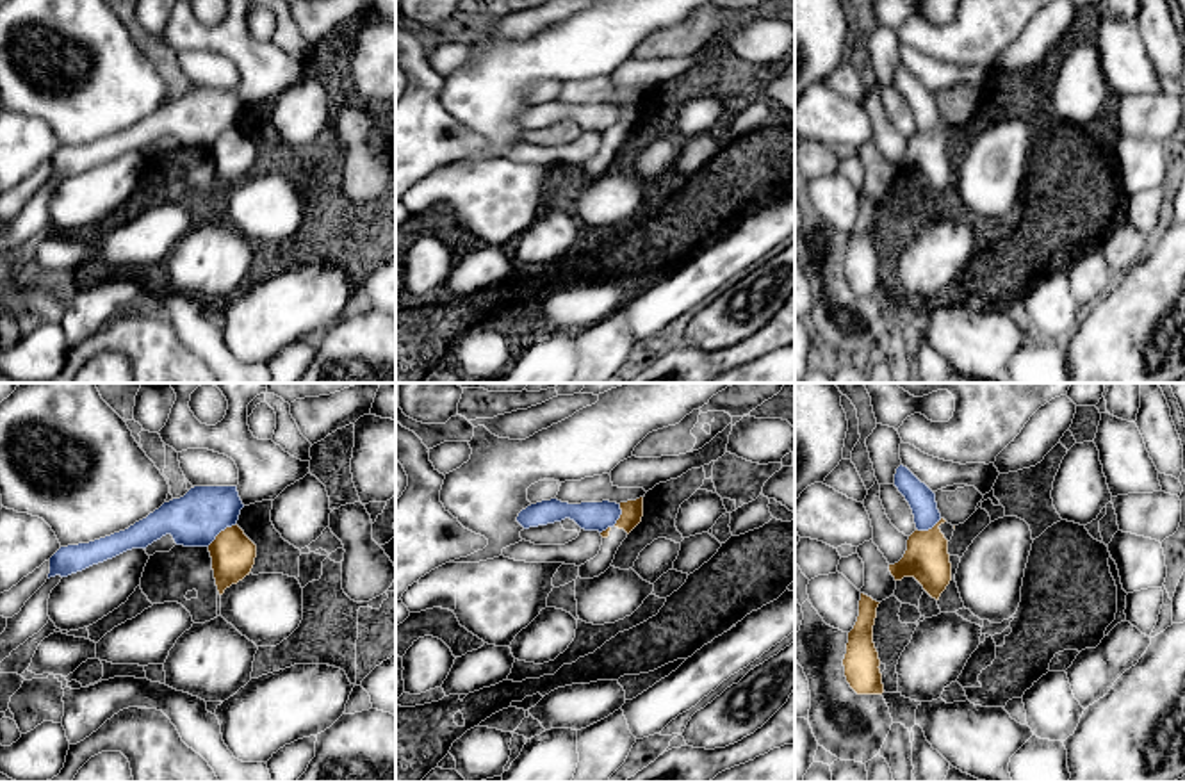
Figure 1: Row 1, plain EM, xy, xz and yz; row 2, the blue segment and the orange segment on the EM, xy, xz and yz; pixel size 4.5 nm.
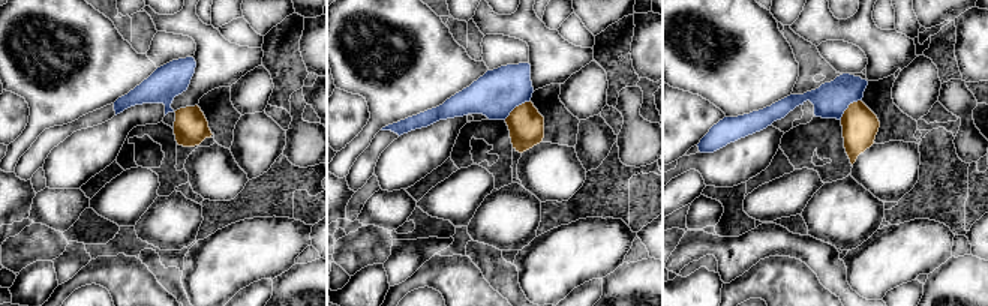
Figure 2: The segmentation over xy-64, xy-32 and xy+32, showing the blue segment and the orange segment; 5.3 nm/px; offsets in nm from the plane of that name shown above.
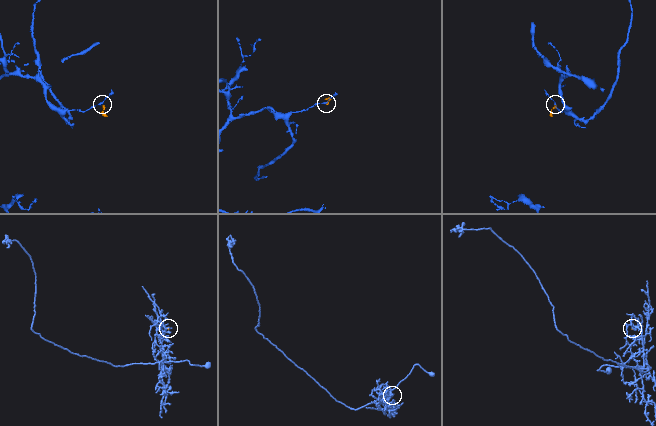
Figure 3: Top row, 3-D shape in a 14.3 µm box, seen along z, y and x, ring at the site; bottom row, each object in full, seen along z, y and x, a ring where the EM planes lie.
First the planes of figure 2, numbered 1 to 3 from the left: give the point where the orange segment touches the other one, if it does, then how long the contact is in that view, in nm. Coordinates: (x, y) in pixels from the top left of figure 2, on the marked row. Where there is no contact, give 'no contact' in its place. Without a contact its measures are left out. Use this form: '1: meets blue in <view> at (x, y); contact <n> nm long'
1: no contact
2: meets blue in xy-32 at (516, 105); contact 180 nm long
3: meets blue in xy+32 at (847, 107); contact 160 nm long

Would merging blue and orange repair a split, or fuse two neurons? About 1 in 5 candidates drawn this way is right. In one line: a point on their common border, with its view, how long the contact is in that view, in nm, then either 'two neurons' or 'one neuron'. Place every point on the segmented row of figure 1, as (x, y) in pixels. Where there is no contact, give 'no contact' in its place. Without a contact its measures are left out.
xy (221, 529) | 170 nm | two neurons

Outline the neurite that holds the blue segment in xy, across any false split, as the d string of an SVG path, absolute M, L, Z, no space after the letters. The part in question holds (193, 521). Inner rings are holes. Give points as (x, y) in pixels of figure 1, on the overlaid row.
M194 486L125 531L61 547L50 558L48 579L68 577L132 549L146 549L166 534L176 545L208 547L221 531L237 524L242 508L237 486Z

